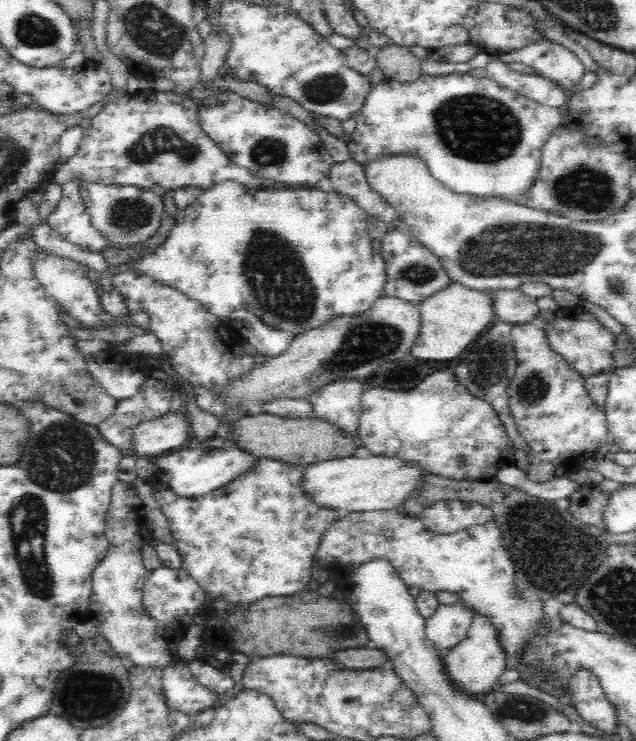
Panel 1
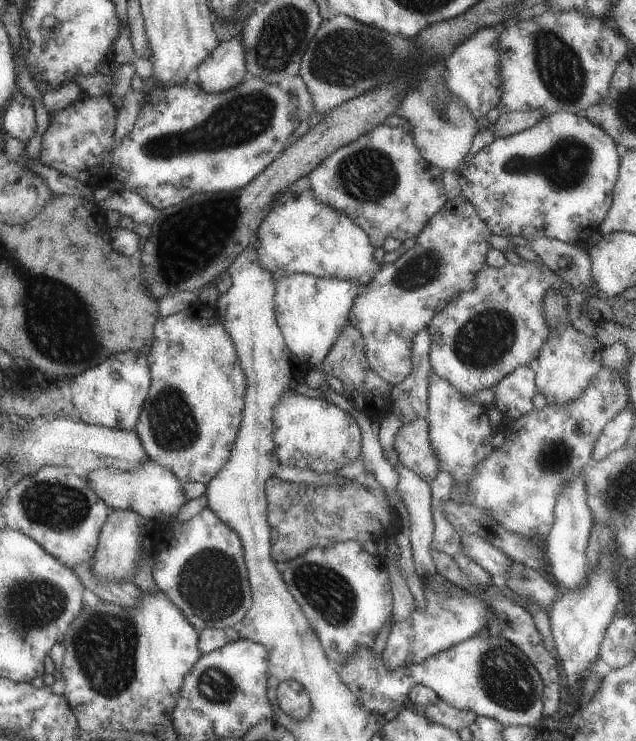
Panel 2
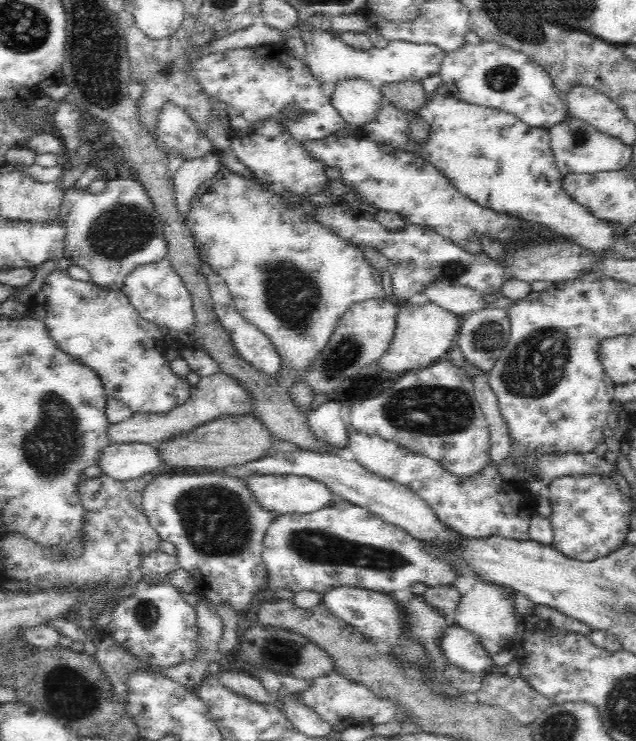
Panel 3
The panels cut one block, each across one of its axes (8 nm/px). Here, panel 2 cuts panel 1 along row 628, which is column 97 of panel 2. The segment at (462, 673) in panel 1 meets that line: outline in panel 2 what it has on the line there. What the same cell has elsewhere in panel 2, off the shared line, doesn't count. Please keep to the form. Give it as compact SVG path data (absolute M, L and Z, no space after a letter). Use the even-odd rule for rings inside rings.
M149 460L132 471L120 471L113 467L91 469L83 478L87 486L110 509L132 510L147 520L154 518L163 522L175 515L183 504L181 483L171 472Z

